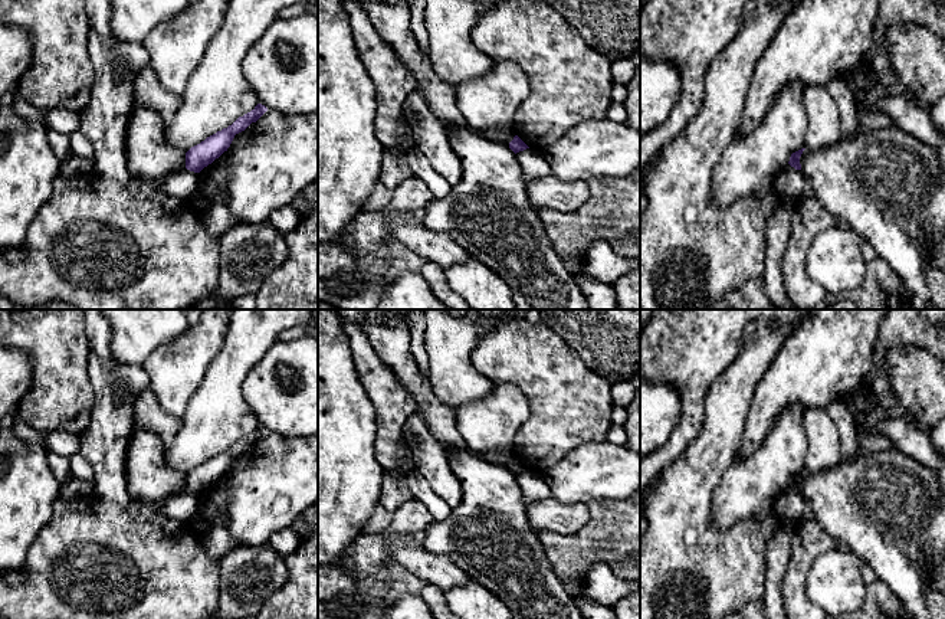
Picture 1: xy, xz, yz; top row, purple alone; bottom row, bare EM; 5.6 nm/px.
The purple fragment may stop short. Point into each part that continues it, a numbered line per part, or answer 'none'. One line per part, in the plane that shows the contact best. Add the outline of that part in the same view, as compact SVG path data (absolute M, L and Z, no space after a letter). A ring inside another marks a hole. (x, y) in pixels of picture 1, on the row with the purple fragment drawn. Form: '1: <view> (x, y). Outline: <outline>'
none

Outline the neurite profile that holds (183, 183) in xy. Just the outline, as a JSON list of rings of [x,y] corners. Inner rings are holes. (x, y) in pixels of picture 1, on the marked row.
[[[186,167],[170,173],[158,183],[154,183],[152,186],[168,196],[178,197],[181,200],[190,200],[193,199],[193,194],[196,193],[198,187],[200,179],[197,173],[187,170]]]

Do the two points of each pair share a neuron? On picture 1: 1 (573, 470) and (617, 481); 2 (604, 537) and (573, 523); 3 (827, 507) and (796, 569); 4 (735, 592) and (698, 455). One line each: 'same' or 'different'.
1: same
2: different
3: different
4: same

